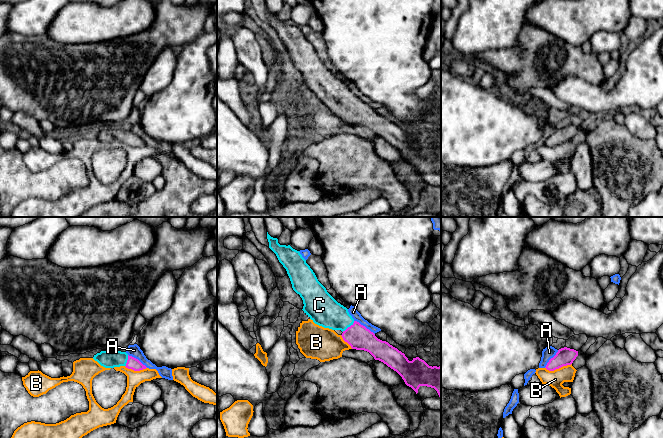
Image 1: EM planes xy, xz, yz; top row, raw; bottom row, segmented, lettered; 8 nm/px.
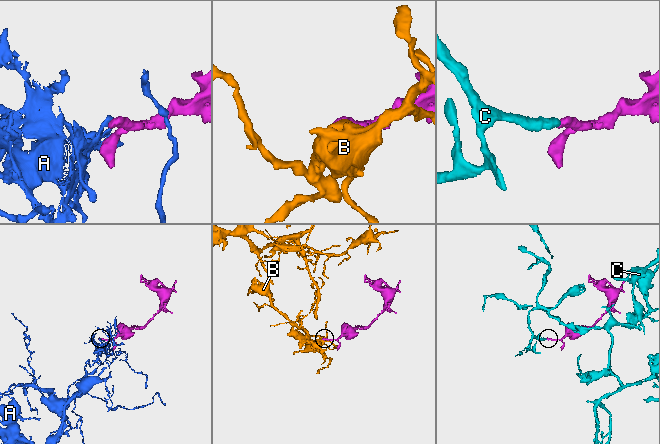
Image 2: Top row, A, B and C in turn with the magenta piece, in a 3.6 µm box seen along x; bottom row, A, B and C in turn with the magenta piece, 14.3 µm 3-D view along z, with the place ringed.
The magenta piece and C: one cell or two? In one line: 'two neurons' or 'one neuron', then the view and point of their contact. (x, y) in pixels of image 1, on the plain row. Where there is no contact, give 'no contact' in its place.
one neuron | xz (348, 103)

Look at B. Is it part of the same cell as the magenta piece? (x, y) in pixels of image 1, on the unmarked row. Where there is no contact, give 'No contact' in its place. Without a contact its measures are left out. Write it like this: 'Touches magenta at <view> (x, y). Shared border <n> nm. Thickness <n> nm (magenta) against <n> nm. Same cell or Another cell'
Touches magenta at yz (558, 144). Shared border 220 nm. Thickness 150 nm (magenta) against 140 nm. Another cell

